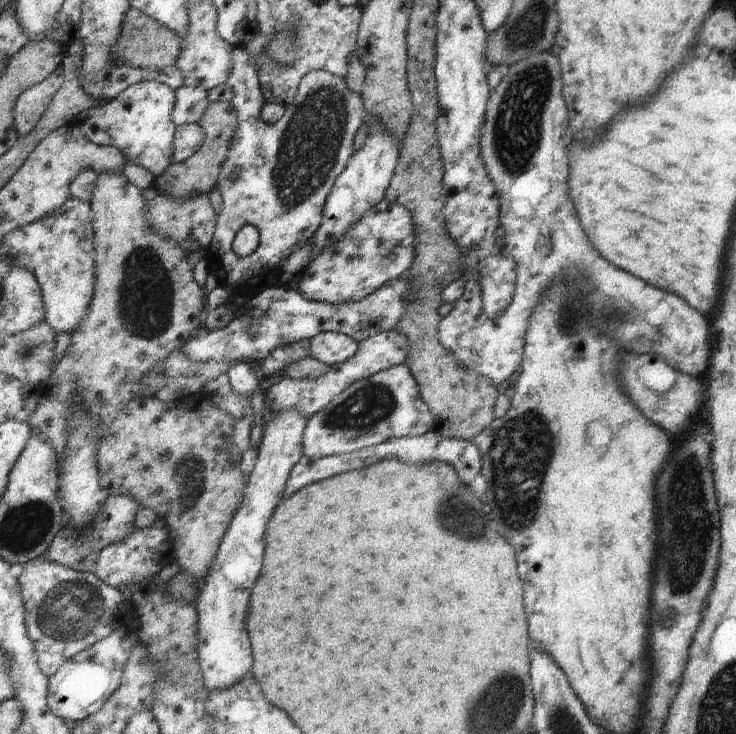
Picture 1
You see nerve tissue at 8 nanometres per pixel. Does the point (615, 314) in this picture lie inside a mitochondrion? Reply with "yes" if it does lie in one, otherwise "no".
yes

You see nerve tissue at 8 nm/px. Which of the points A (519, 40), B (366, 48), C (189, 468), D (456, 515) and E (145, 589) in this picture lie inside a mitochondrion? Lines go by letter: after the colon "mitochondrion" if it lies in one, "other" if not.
A: mitochondrion
B: other
C: mitochondrion
D: mitochondrion
E: other

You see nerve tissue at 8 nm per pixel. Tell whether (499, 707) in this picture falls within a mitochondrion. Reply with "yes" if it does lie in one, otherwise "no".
yes

